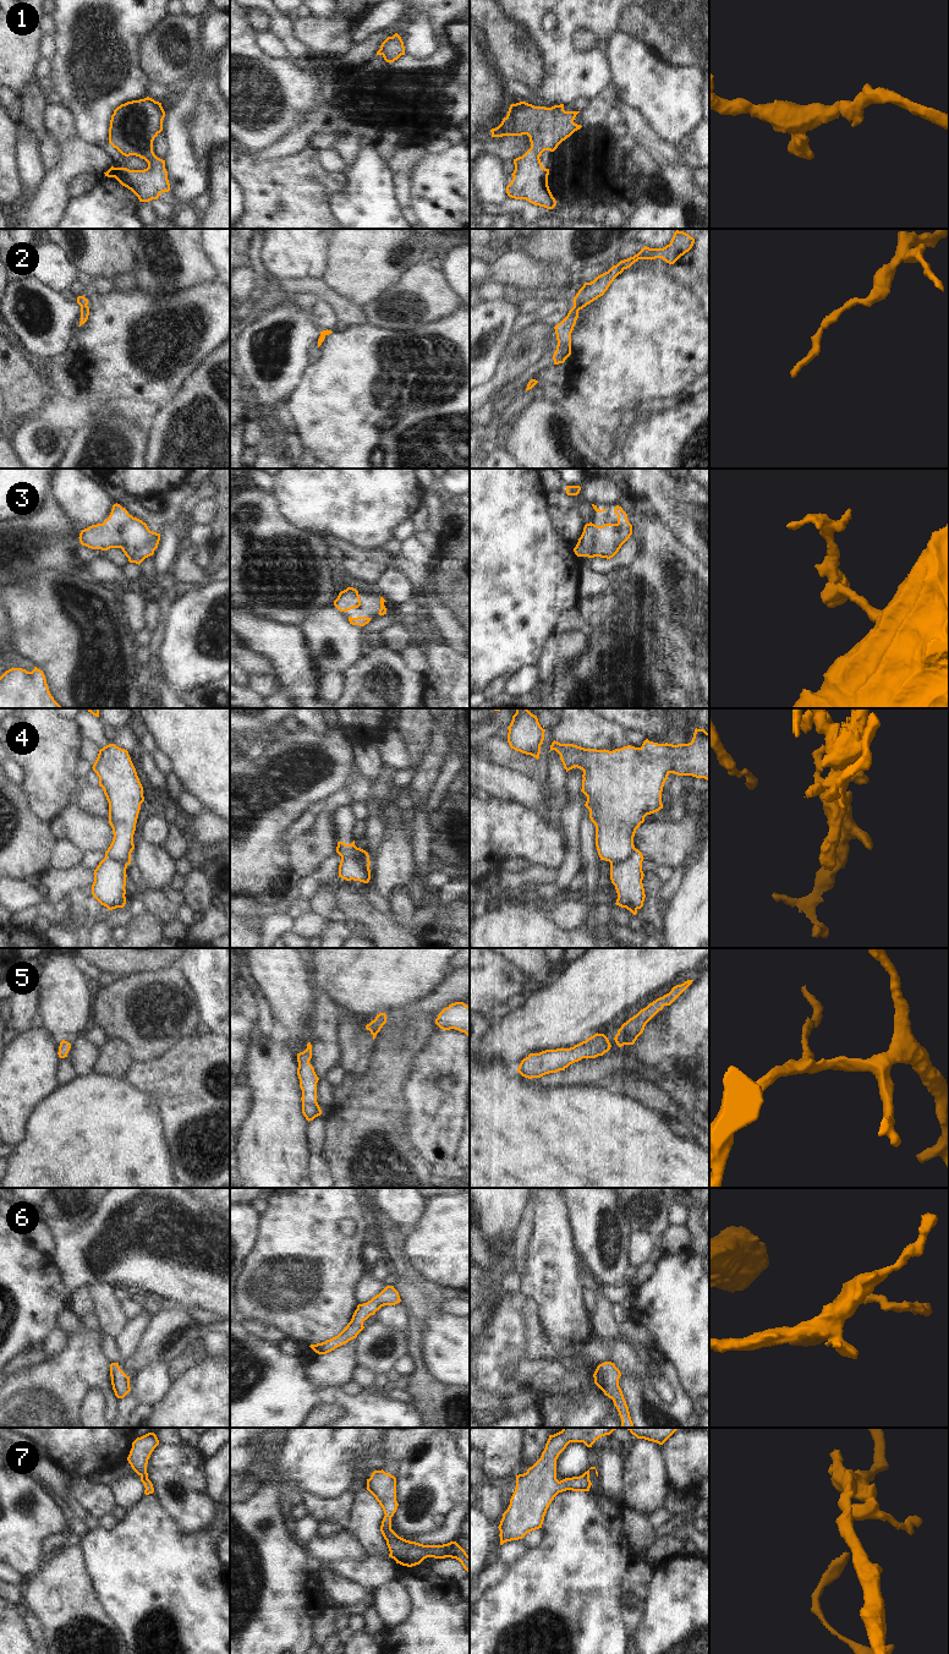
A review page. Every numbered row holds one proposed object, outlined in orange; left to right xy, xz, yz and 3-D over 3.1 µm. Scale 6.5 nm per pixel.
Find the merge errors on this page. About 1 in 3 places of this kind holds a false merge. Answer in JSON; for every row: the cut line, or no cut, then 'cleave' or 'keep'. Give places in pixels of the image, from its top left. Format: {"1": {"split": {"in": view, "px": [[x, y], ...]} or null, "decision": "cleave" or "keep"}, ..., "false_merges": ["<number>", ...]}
{"1": {"split": null, "decision": "keep"}, "2": {"split": null, "decision": "keep"}, "3": {"split": null, "decision": "keep"}, "4": {"split": {"in": "xz", "px": [[354, 841], [355, 858], [368, 867]]}, "decision": "cleave"}, "5": {"split": null, "decision": "keep"}, "6": {"split": null, "decision": "keep"}, "7": {"split": null, "decision": "keep"}, "false_merges": ["4"]}

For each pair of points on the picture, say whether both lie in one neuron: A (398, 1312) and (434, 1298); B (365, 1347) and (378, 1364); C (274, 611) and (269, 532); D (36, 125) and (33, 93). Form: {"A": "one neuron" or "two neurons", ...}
{"A": "two neurons", "B": "one neuron", "C": "one neuron", "D": "one neuron"}

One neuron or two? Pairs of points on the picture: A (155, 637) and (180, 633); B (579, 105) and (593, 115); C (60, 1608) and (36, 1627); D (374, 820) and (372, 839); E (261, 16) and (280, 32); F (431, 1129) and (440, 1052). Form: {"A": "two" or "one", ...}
{"A": "two", "B": "two", "C": "two", "D": "one", "E": "two", "F": "one"}

